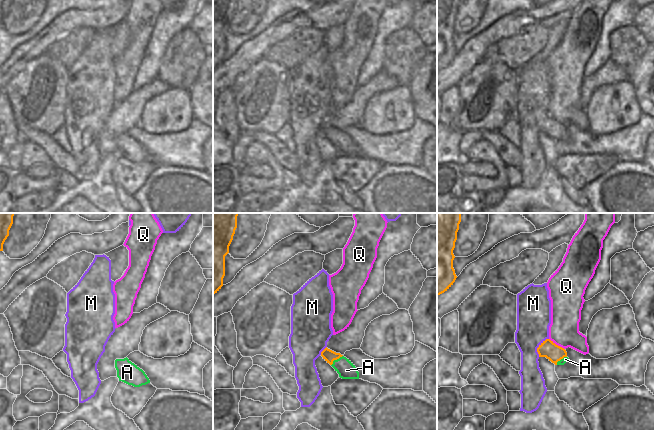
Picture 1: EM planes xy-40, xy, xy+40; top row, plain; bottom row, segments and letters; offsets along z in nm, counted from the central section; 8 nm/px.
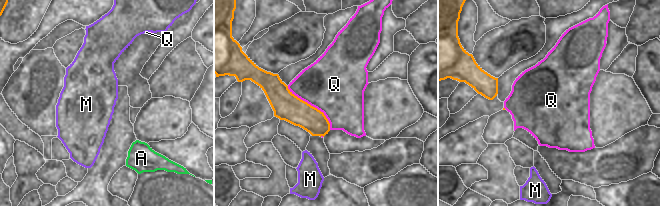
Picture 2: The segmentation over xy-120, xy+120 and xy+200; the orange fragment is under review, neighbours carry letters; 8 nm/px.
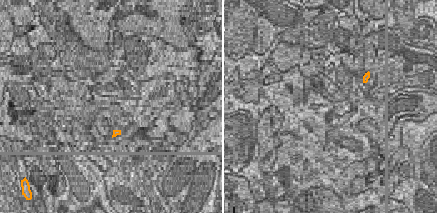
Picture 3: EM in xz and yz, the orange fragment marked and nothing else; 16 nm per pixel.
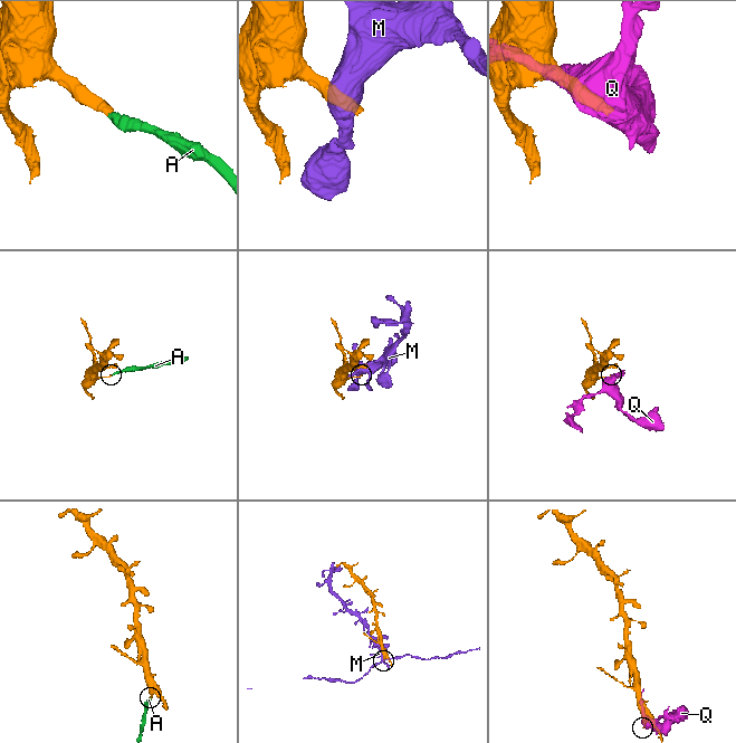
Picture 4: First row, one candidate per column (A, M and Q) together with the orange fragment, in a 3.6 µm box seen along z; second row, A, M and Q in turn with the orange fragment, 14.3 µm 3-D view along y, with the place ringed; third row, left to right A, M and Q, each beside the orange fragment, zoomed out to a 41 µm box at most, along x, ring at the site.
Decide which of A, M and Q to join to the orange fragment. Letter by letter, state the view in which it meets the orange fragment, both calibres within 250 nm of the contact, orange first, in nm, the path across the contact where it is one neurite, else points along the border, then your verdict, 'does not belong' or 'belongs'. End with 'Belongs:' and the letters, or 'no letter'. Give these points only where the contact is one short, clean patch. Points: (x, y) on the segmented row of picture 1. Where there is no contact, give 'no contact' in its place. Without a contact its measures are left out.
A: meets orange in xy; 90 nm thick on the orange side, 140 nm on the other; border along xy (342, 355), (335, 359), (331, 365); does not belong
M: meets orange in xy+40; 140 nm thick on the orange side, 280 nm on the other; does not belong
Q: meets orange in xy+40; 140 nm thick on the orange side, 240 nm on the other; does not belong
Belongs: no letter

